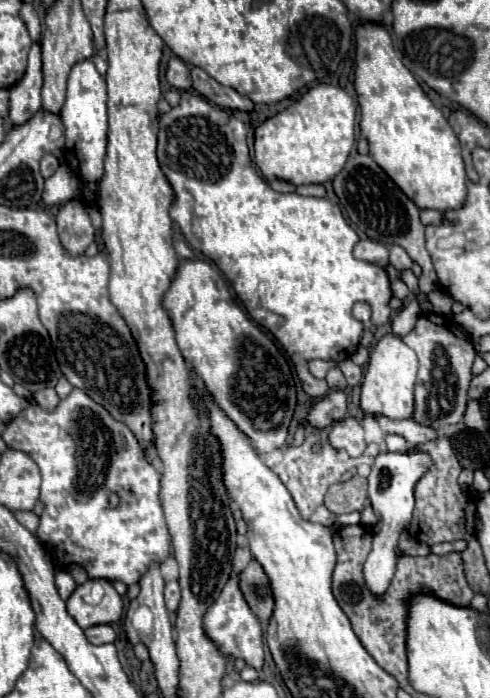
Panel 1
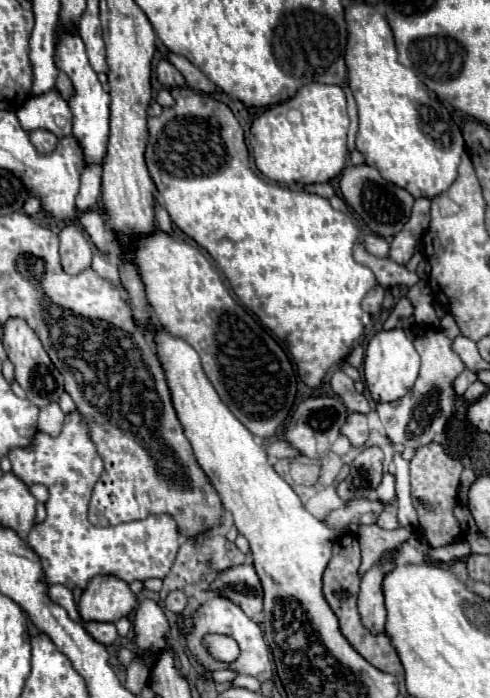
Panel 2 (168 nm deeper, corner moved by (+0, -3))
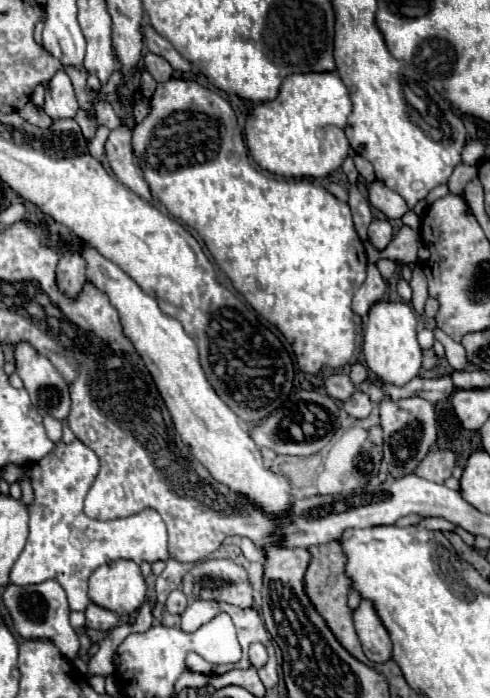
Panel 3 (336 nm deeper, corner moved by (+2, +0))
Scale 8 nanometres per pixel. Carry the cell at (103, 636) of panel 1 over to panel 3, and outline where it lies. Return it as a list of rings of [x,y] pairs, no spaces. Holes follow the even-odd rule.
[[[94,602],[88,604],[86,608],[86,628],[94,628],[94,630],[112,630],[118,624],[118,616]]]

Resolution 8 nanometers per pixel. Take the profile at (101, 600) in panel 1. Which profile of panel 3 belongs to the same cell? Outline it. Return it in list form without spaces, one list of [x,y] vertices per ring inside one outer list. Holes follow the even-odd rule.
[[[132,560],[102,564],[90,576],[90,600],[120,616],[134,614],[146,598],[146,582]]]

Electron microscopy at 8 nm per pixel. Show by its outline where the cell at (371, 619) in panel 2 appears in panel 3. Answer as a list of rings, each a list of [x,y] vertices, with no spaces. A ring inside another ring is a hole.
[[[362,600],[358,610],[354,612],[356,634],[362,642],[362,650],[372,662],[388,662],[392,660],[392,642],[388,638],[386,628],[382,626],[372,602]]]

